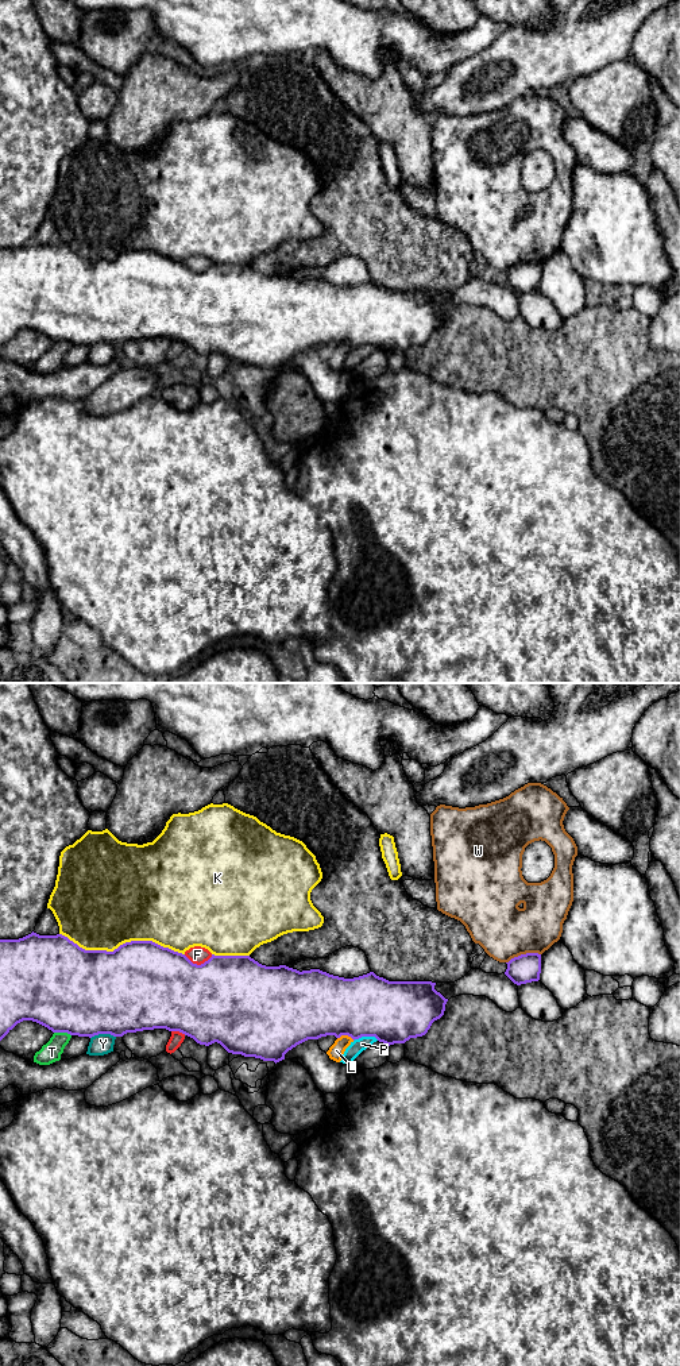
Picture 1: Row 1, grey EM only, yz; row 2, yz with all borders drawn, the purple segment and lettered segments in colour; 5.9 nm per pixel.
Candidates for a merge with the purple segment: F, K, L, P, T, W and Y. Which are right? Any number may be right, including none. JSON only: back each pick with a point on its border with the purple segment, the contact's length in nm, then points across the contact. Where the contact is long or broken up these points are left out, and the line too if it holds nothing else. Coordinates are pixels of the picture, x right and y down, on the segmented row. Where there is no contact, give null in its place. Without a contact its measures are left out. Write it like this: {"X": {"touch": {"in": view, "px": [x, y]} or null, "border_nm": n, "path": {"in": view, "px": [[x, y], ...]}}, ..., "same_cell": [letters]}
{"L": {"touch": {"in": "yz", "px": [346, 1034]}, "border_nm": 110}, "same_cell": ["L"]}

